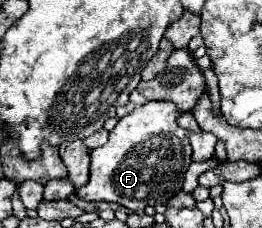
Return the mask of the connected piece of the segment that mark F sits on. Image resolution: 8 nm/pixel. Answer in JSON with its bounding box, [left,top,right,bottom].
[76,102,192,210]

